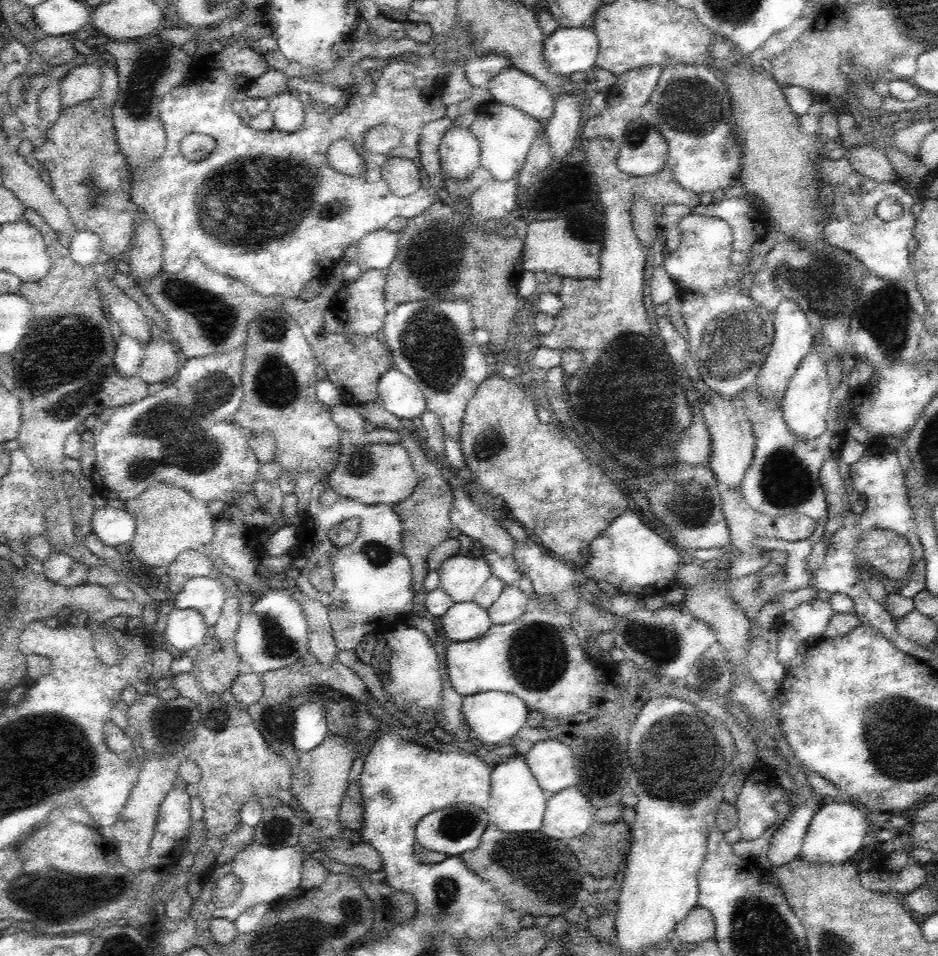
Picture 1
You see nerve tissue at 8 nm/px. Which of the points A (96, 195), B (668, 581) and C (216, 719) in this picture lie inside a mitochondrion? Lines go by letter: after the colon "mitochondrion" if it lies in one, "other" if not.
A: mitochondrion
B: other
C: mitochondrion

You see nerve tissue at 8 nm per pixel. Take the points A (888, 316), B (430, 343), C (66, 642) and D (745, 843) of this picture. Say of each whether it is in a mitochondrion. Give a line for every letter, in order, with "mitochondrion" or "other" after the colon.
A: mitochondrion
B: mitochondrion
C: other
D: other

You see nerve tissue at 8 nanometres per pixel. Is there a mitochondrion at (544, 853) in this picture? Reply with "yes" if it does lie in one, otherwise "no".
no

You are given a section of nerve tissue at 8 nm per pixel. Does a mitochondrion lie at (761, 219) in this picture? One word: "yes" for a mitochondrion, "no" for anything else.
no

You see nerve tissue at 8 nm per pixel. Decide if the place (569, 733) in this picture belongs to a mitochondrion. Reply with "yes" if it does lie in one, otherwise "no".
no

